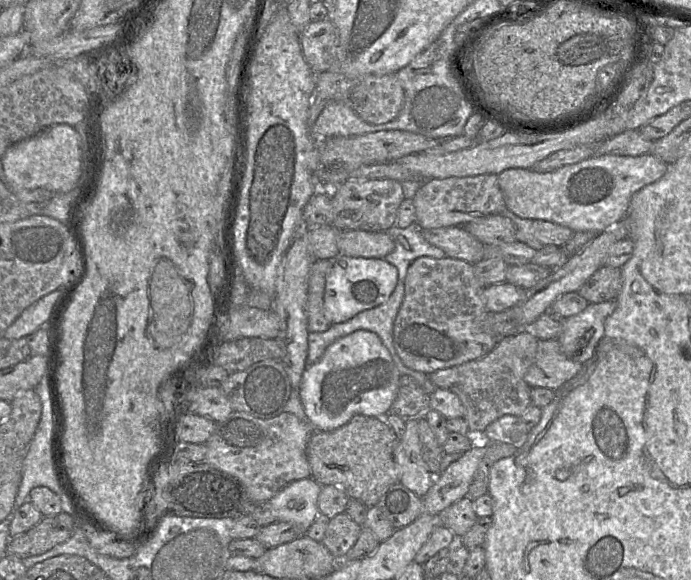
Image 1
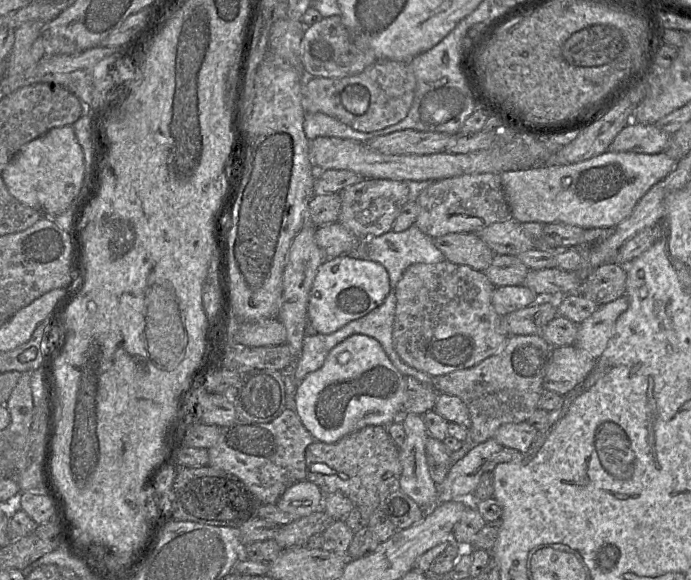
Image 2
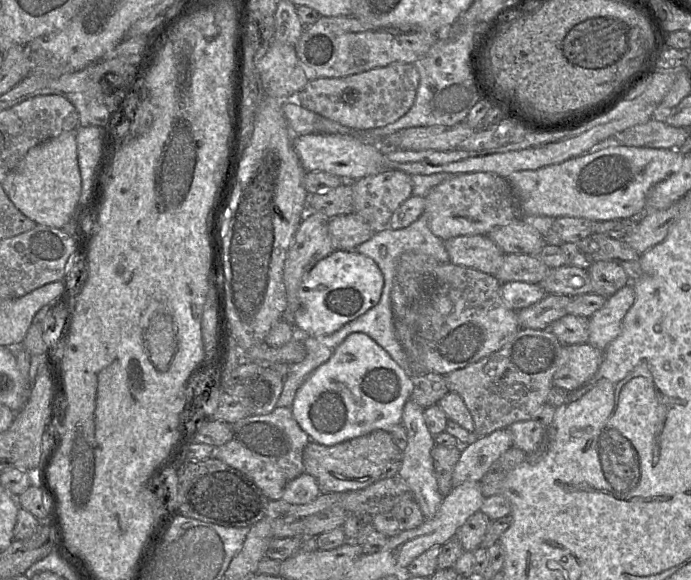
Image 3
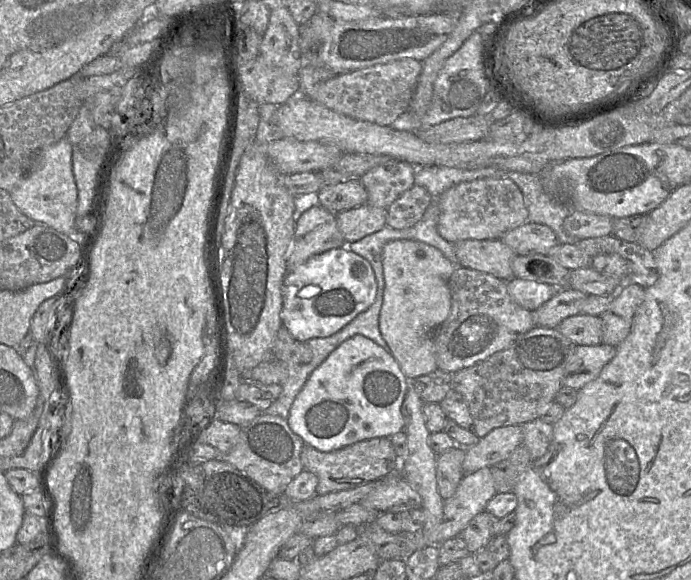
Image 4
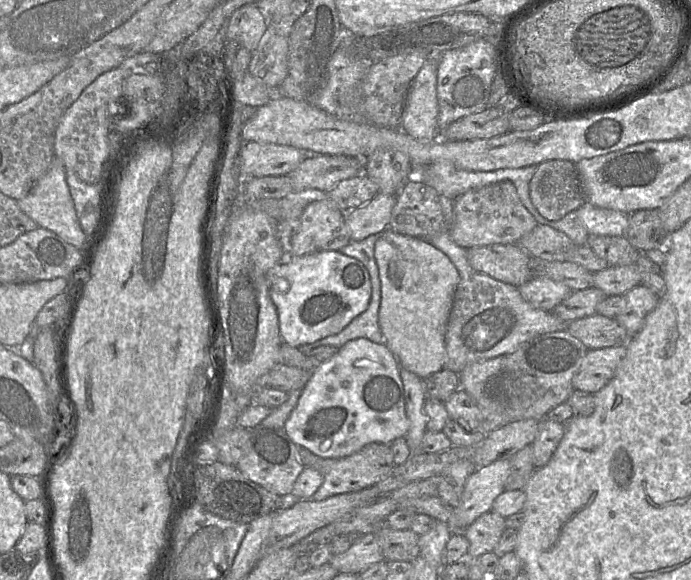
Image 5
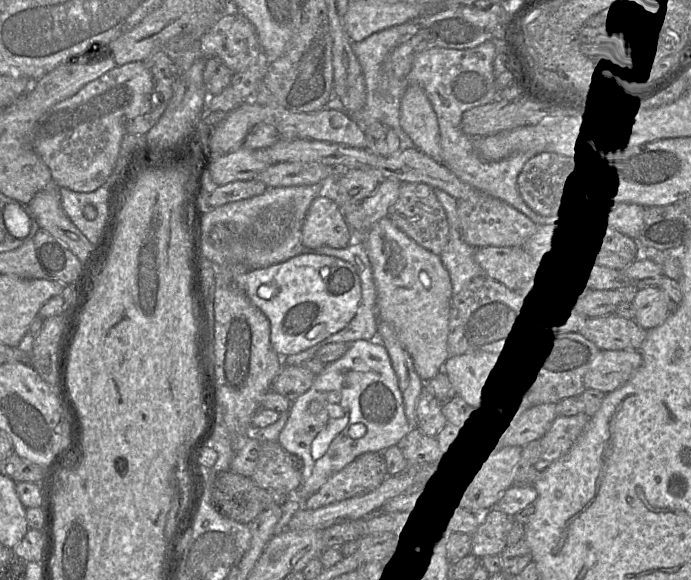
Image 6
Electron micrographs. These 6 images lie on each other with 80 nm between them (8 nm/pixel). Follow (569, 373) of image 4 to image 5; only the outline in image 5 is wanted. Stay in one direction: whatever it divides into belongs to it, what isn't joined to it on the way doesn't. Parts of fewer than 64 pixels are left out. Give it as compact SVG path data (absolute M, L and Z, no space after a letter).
M625 345L589 349L572 379L573 388L592 394L601 390L614 377L616 368L626 352Z

